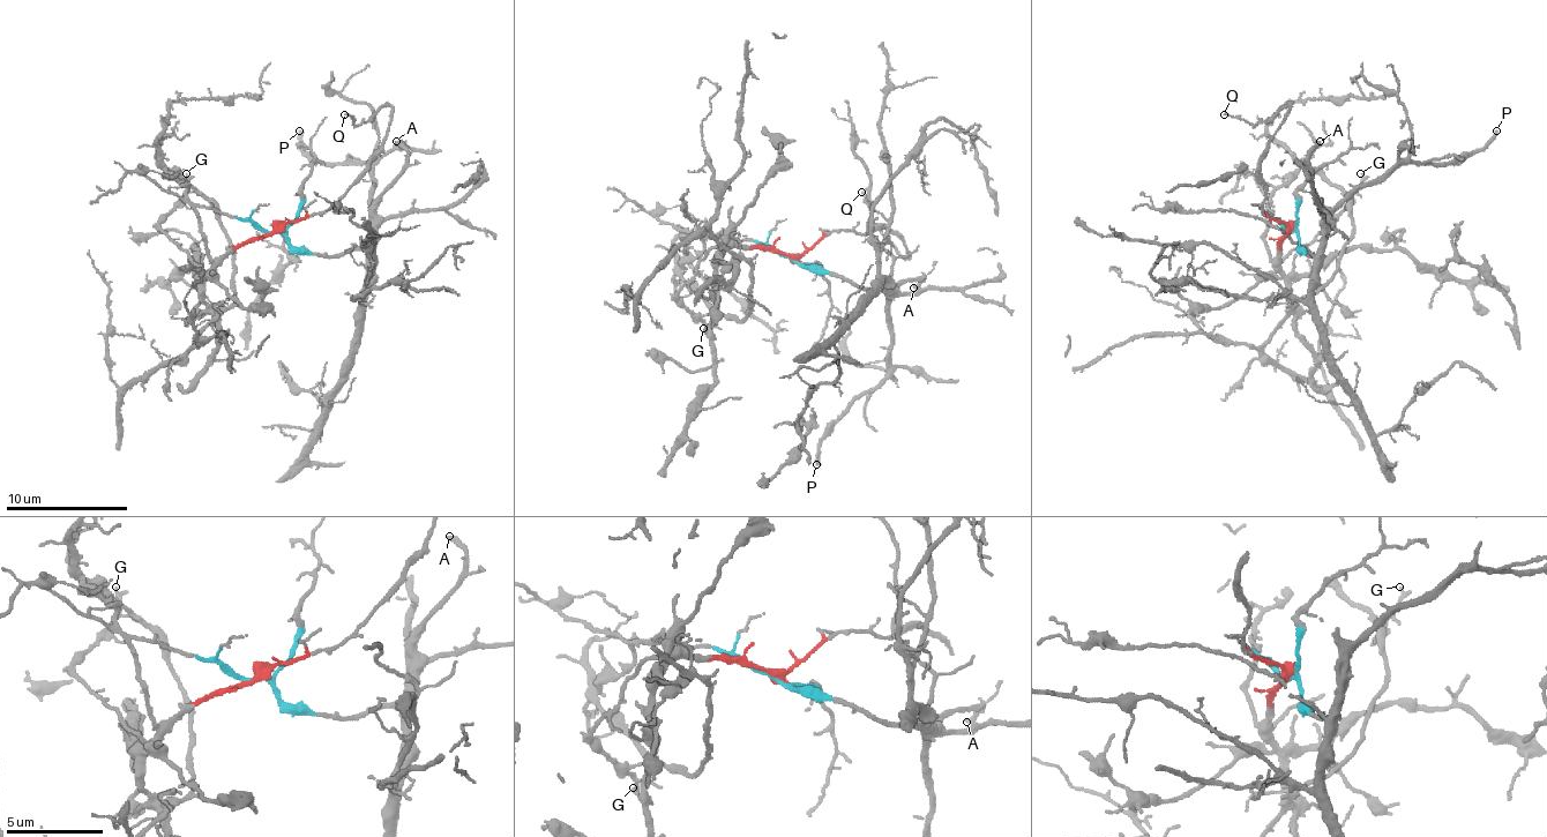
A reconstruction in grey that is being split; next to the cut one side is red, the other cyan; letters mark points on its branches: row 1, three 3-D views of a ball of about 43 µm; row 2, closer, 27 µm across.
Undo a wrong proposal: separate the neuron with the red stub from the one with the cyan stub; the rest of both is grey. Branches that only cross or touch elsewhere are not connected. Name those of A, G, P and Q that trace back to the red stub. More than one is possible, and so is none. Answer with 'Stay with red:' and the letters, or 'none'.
Stay with red: G, Q

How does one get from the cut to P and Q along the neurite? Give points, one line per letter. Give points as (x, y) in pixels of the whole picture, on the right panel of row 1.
P: (1293, 231), (1308, 255), (1360, 188), (1409, 163), (1455, 163), (1497, 129)
Q: (1293, 231), (1262, 213), (1265, 181), (1260, 176), (1260, 157), (1269, 148), (1290, 105), (1256, 124), (1223, 114)

